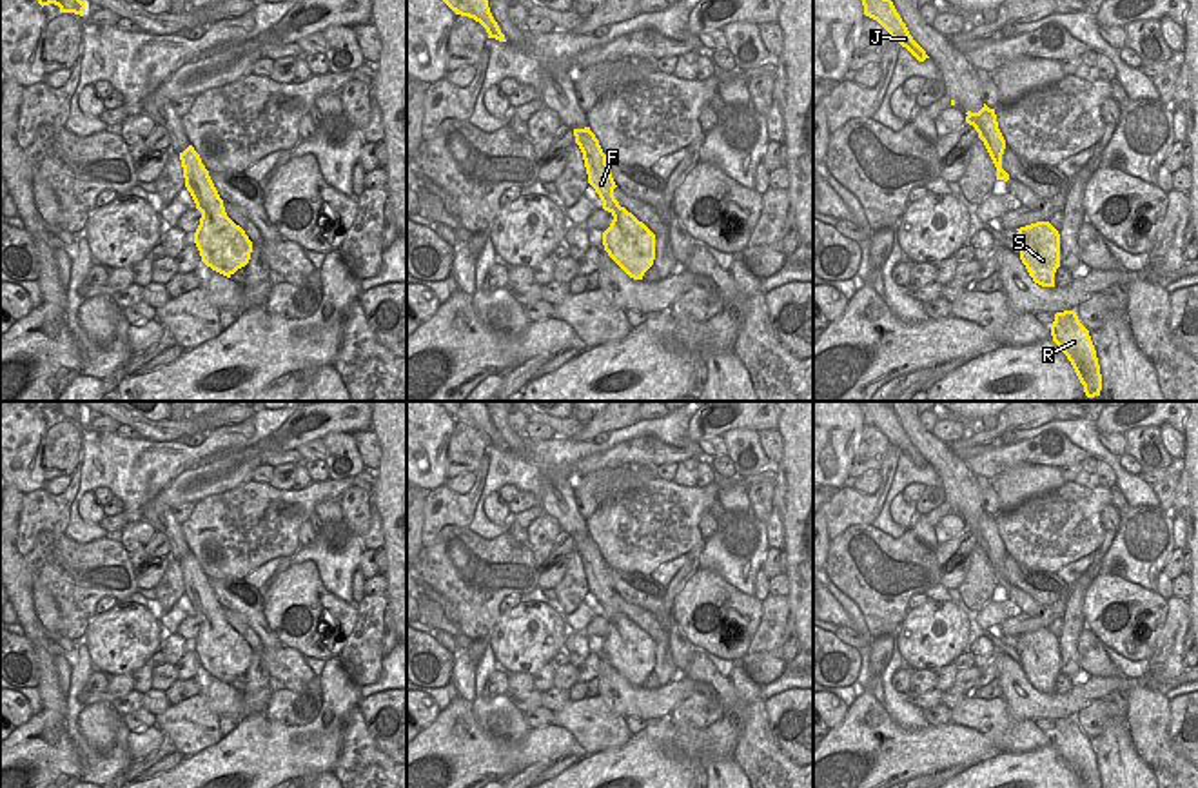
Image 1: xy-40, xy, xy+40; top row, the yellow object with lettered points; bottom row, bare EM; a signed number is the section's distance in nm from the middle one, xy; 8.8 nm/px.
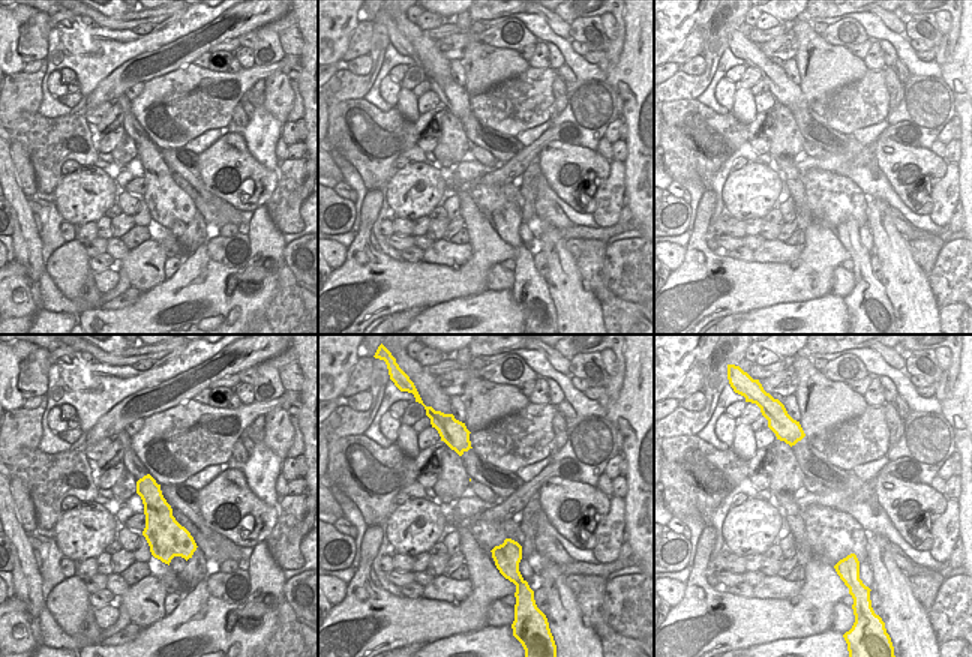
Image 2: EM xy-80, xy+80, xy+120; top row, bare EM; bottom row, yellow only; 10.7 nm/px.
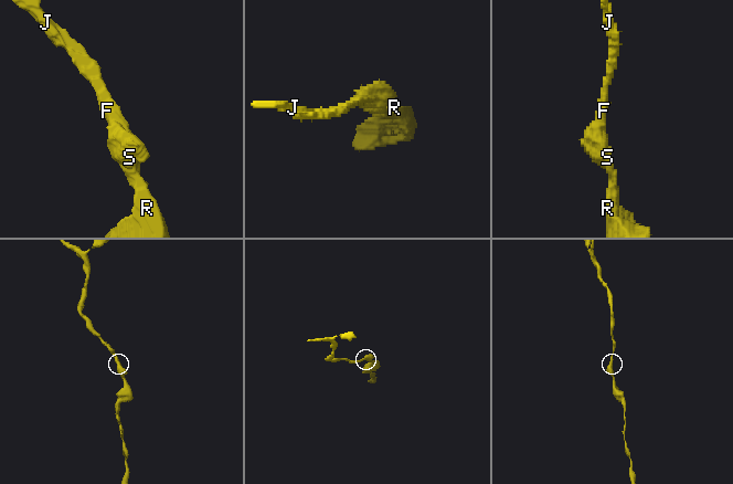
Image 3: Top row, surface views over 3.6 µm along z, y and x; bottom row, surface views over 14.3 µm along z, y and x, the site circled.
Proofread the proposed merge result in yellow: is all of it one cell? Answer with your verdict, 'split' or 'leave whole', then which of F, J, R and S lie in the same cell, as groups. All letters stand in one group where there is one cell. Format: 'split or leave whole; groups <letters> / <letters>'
leave whole; groups F J R S

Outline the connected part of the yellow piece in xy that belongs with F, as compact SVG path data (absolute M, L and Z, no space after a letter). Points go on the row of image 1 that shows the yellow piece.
M590 127L574 129L574 136L583 153L588 183L599 194L603 209L614 216L603 232L604 251L630 278L643 280L655 260L655 234L615 200L617 185L608 169L608 158Z

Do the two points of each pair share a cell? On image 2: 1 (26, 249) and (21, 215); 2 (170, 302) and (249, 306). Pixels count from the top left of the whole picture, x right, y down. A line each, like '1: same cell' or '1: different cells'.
1: same cell
2: same cell

